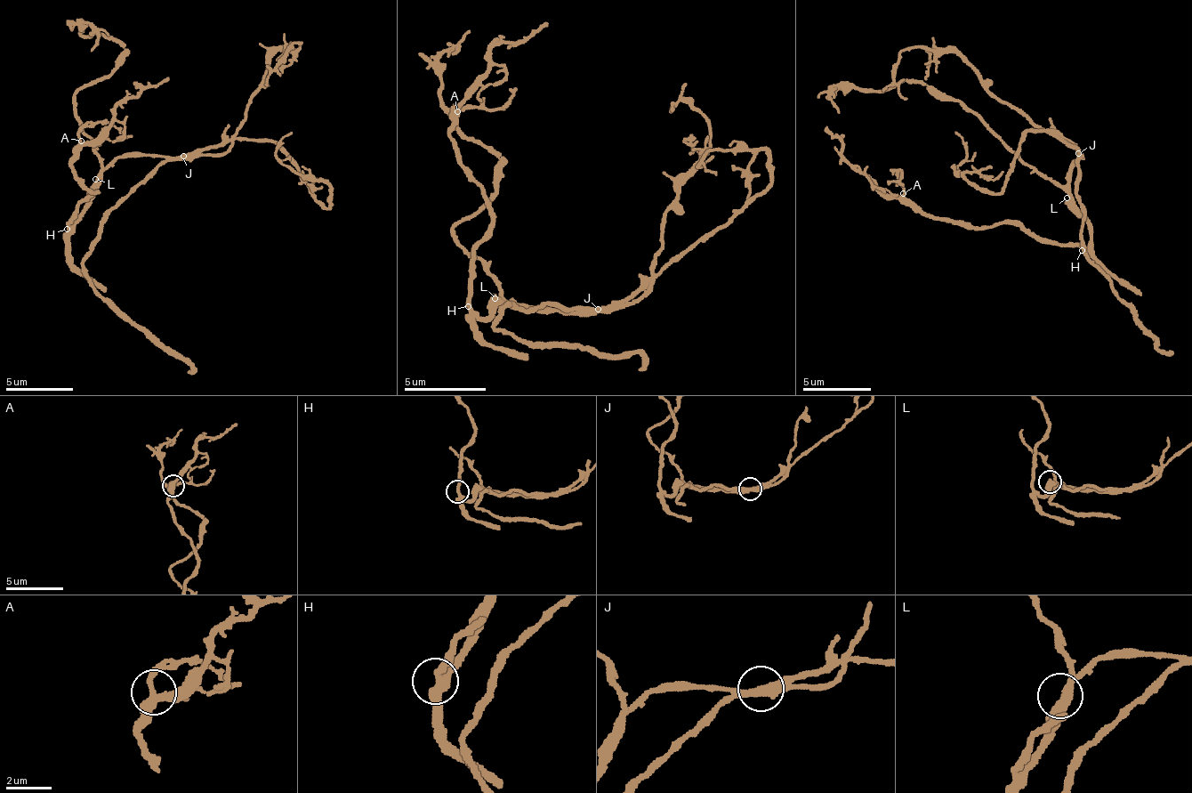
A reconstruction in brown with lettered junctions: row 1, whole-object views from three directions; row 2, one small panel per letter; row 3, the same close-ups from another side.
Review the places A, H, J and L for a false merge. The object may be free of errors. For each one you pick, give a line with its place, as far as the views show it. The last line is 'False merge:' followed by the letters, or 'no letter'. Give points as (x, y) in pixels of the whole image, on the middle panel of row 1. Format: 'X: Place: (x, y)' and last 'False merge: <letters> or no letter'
False merge: no letter

